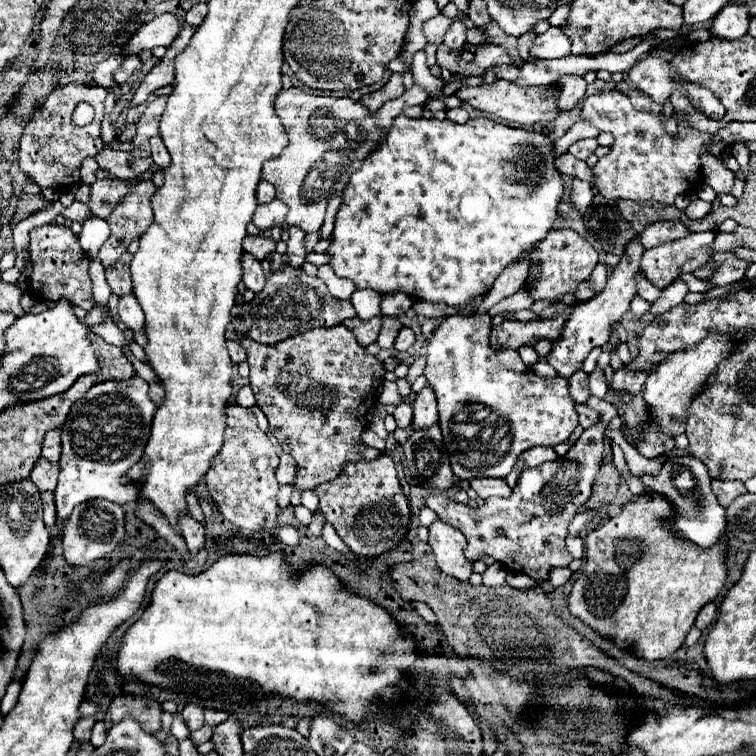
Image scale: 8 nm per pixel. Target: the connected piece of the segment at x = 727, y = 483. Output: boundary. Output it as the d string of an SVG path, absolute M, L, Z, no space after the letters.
M711 480L713 494L717 496L717 502L727 508L737 496L745 494L745 486L741 480Z

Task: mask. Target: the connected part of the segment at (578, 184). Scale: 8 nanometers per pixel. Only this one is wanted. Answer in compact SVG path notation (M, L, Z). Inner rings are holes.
M573 178L571 204L577 208L577 212L579 212L581 216L585 216L587 208L589 208L591 202L593 202L593 196L595 196L595 192L593 192L593 186L591 186L589 182L579 180L579 178Z

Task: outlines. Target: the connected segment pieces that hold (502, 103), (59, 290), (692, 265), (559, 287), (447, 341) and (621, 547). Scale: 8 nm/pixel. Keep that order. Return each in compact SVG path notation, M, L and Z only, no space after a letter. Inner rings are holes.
M495 80L489 86L467 86L463 90L457 92L457 96L463 102L469 102L475 110L481 112L489 112L495 114L503 120L511 120L511 122L519 122L519 124L537 124L537 122L549 122L555 120L559 116L559 106L557 106L557 98L559 98L559 90L553 86L517 86L505 80Z
M47 224L33 228L29 232L29 252L33 262L33 272L29 276L29 288L31 294L37 300L61 300L67 298L71 304L81 306L89 312L93 308L93 292L91 292L91 278L89 278L89 258L81 250L79 240L73 236L73 232L67 226Z
M699 232L675 242L665 242L655 248L649 248L645 250L643 262L641 262L643 272L656 287L662 290L671 282L675 282L681 274L697 270L697 264L707 264L707 260L711 260L713 256L713 240L715 240L715 232Z
M551 230L549 236L541 242L537 242L537 248L533 250L533 262L541 260L541 280L529 288L529 294L533 300L547 300L551 304L557 304L559 298L567 292L573 292L579 284L579 280L587 280L599 262L597 250L577 232L573 230Z
M487 312L473 316L449 316L433 332L427 344L425 376L437 394L438 424L443 432L445 448L449 452L453 474L459 480L471 480L477 476L505 478L519 454L533 446L557 446L565 442L577 426L575 400L569 394L565 378L541 378L527 368L519 354L513 350L493 350L489 344L491 316Z
M647 494L647 496L639 496L635 502L629 502L627 506L623 506L623 510L621 510L619 516L609 518L609 520L603 522L597 530L589 532L589 536L587 536L587 540L585 540L585 544L589 546L589 556L585 558L585 566L583 566L583 570L581 570L581 578L573 584L573 590L571 590L569 600L567 600L569 612L571 612L573 616L577 616L579 620L583 620L589 628L593 628L593 630L595 630L597 634L601 634L603 638L613 640L617 648L629 650L629 652L633 652L637 658L647 660L647 662L663 660L663 658L671 656L677 648L683 646L685 636L687 636L687 632L691 630L691 626L693 626L693 622L695 622L695 618L697 618L697 612L699 612L705 604L713 602L713 598L715 598L715 596L719 594L719 590L725 586L725 578L727 578L725 564L723 564L725 554L727 554L725 542L723 542L723 544L717 544L717 548L709 548L709 552L705 552L703 548L697 548L695 544L689 544L689 540L685 540L685 538L681 538L681 536L677 536L677 534L673 534L673 532L669 530L669 528L673 526L673 516L675 516L675 514L673 514L673 508L671 508L671 504L667 504L665 498Z

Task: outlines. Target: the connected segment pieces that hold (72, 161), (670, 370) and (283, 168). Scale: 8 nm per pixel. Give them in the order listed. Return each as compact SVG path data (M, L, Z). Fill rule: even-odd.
M71 82L55 89L41 108L35 110L31 120L27 122L21 148L19 148L19 168L39 186L65 190L79 184L79 166L87 156L95 156L101 148L101 128L99 122L103 118L103 104L109 90L103 86L87 86L87 84ZM79 102L87 102L95 108L95 120L83 128L75 126L71 114Z
M709 332L709 336L705 340L701 340L699 344L695 344L687 350L671 354L663 364L657 366L655 372L649 374L649 378L645 382L645 390L643 390L643 400L647 404L651 422L663 434L675 438L685 432L685 420L687 420L685 408L689 408L689 400L693 396L697 396L701 384L705 384L709 374L725 358L729 358L729 350L733 348L733 338L735 336L721 336L719 332Z
M413 84L409 90L403 92L401 98L395 98L391 102L387 102L379 112L375 112L373 116L369 116L369 112L365 112L365 108L361 108L361 104L357 100L351 98L327 98L327 96L311 96L305 94L299 88L289 88L289 90L281 90L275 106L275 114L281 118L281 124L289 136L289 144L287 148L283 148L283 152L271 160L267 160L263 164L263 178L267 182L271 182L277 190L277 198L281 202L285 202L289 206L287 212L287 224L291 226L299 226L305 228L305 232L317 232L323 226L323 218L325 218L325 208L329 198L335 192L341 192L349 180L349 176L353 172L357 172L357 168L361 168L363 158L371 152L371 148L377 144L381 132L385 128L391 126L391 122L401 114L401 110L405 106L413 106L413 104L423 104L429 98L429 94L425 92L425 88L421 88L419 84Z

